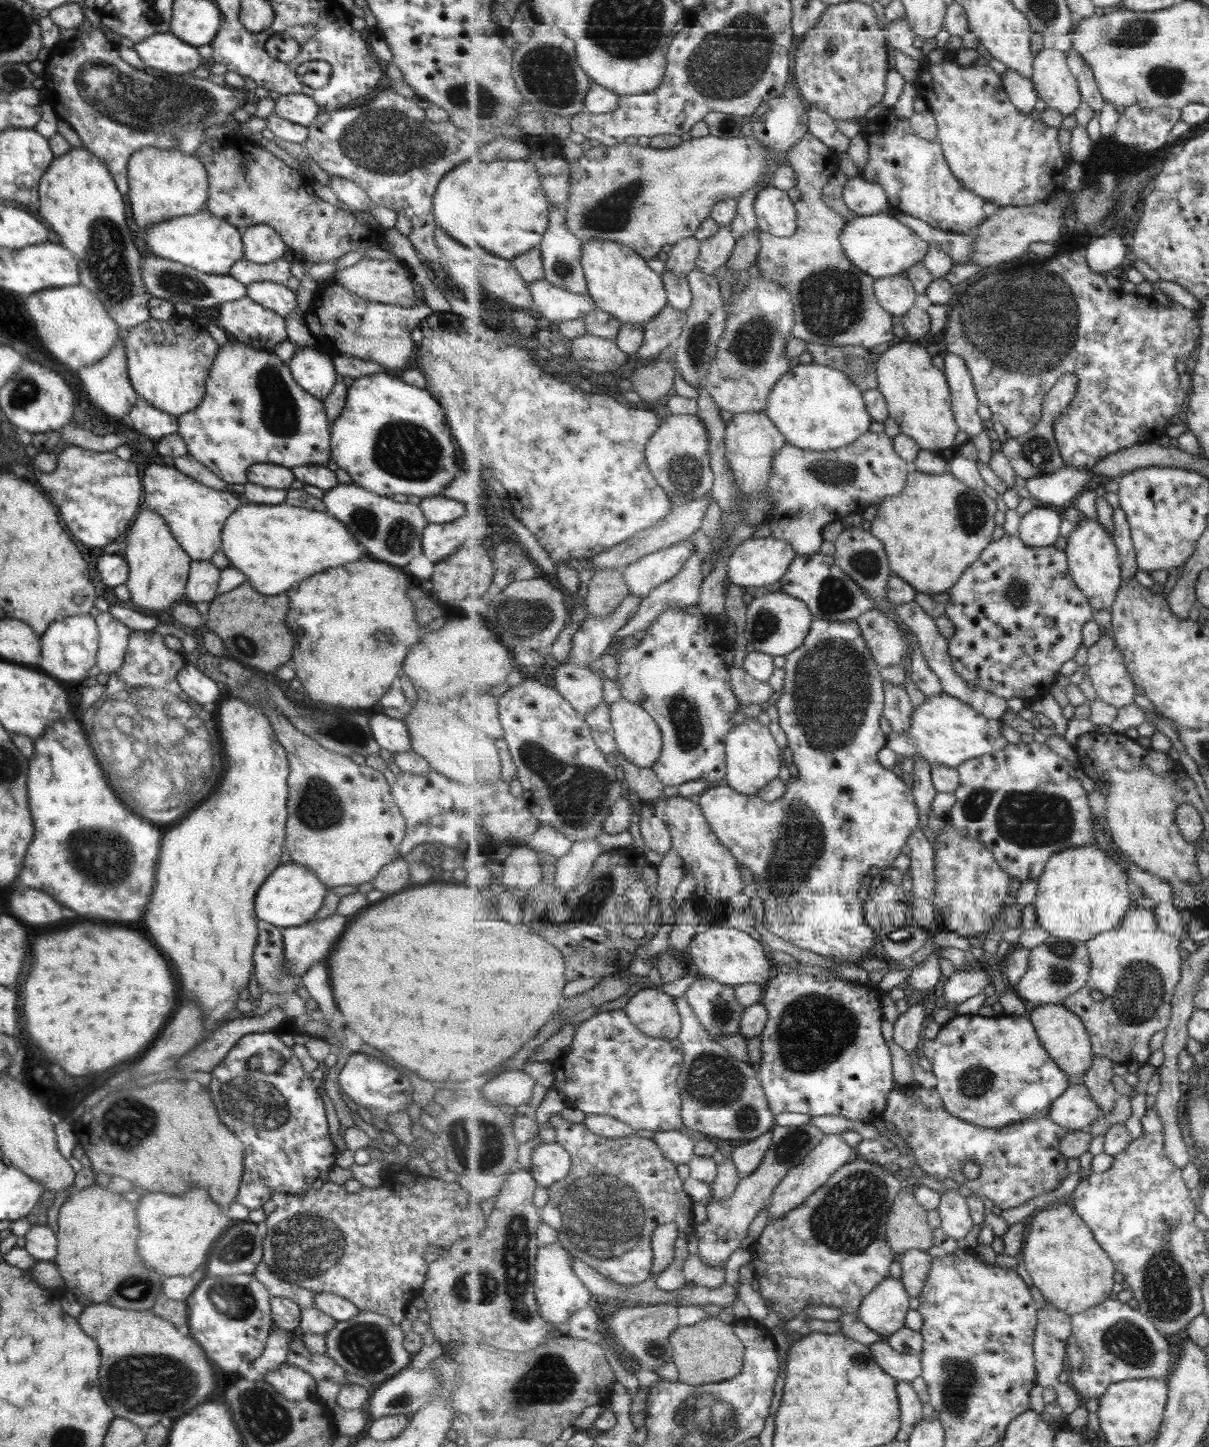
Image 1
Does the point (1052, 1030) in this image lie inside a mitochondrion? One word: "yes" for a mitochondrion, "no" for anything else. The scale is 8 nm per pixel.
no

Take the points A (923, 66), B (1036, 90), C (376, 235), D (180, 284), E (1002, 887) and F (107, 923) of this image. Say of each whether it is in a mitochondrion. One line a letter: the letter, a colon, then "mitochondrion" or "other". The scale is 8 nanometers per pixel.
A: other
B: other
C: other
D: mitochondrion
E: other
F: other

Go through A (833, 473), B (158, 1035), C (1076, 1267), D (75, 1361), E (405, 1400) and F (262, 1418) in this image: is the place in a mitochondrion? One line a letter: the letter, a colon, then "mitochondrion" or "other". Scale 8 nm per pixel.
A: mitochondrion
B: other
C: other
D: other
E: mitochondrion
F: mitochondrion

